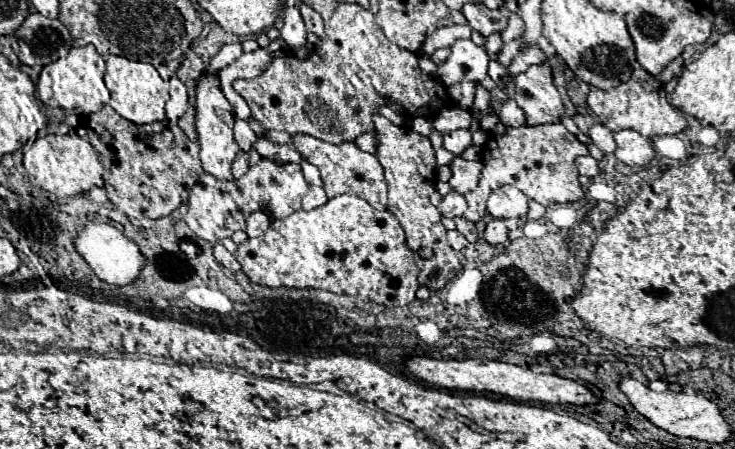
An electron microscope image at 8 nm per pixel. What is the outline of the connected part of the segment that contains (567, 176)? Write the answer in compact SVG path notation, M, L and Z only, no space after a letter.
M552 123L550 135L548 129L544 131L542 127L522 125L518 129L508 129L508 133L504 135L492 137L486 143L486 153L482 147L482 177L478 187L464 195L468 201L468 209L462 217L472 223L484 219L488 195L502 185L514 185L528 199L534 199L544 207L548 207L550 203L580 201L584 197L584 191L578 181L578 171L574 167L574 159L580 155L588 155L588 145L580 143L578 137L572 135L562 123Z

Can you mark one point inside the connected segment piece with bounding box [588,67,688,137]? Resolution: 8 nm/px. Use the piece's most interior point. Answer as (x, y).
(640, 104)

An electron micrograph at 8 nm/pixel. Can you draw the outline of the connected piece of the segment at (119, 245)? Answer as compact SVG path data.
M88 221L84 227L80 227L74 237L74 249L90 265L96 277L108 285L116 285L116 287L130 285L138 279L140 271L146 267L146 257L140 253L140 245L108 223Z

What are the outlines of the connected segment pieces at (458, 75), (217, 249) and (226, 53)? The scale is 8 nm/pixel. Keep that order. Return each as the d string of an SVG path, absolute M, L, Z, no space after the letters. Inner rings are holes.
M458 39L452 45L452 53L436 71L436 79L444 85L454 85L464 79L482 81L488 69L488 53L484 47L476 47L470 39Z
M216 243L216 245L214 245L214 257L216 257L226 269L230 269L230 271L240 271L240 263L234 259L232 253L228 253L228 251L224 249L222 243Z
M230 43L230 45L224 45L220 49L220 53L216 57L212 57L210 65L206 67L206 75L216 75L222 67L234 63L238 57L242 55L242 45L240 43Z

